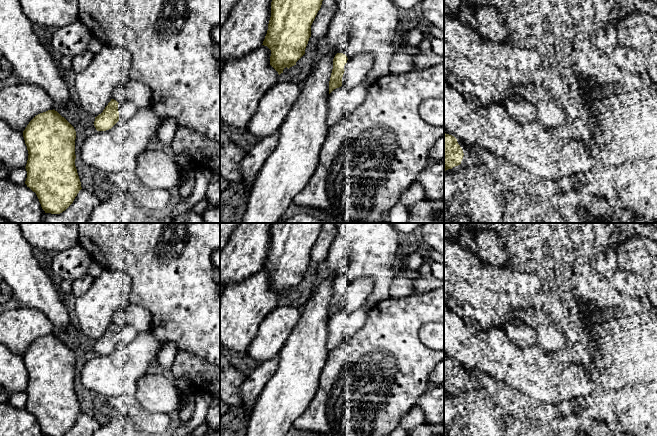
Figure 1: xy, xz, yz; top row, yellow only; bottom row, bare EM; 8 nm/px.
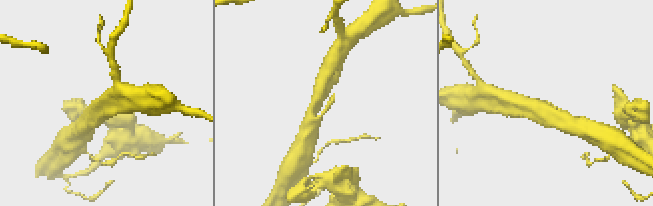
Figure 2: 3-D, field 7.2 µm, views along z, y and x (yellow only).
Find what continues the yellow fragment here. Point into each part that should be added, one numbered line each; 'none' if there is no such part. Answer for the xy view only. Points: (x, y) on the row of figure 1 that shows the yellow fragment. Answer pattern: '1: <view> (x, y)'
1: xy (126, 109)

